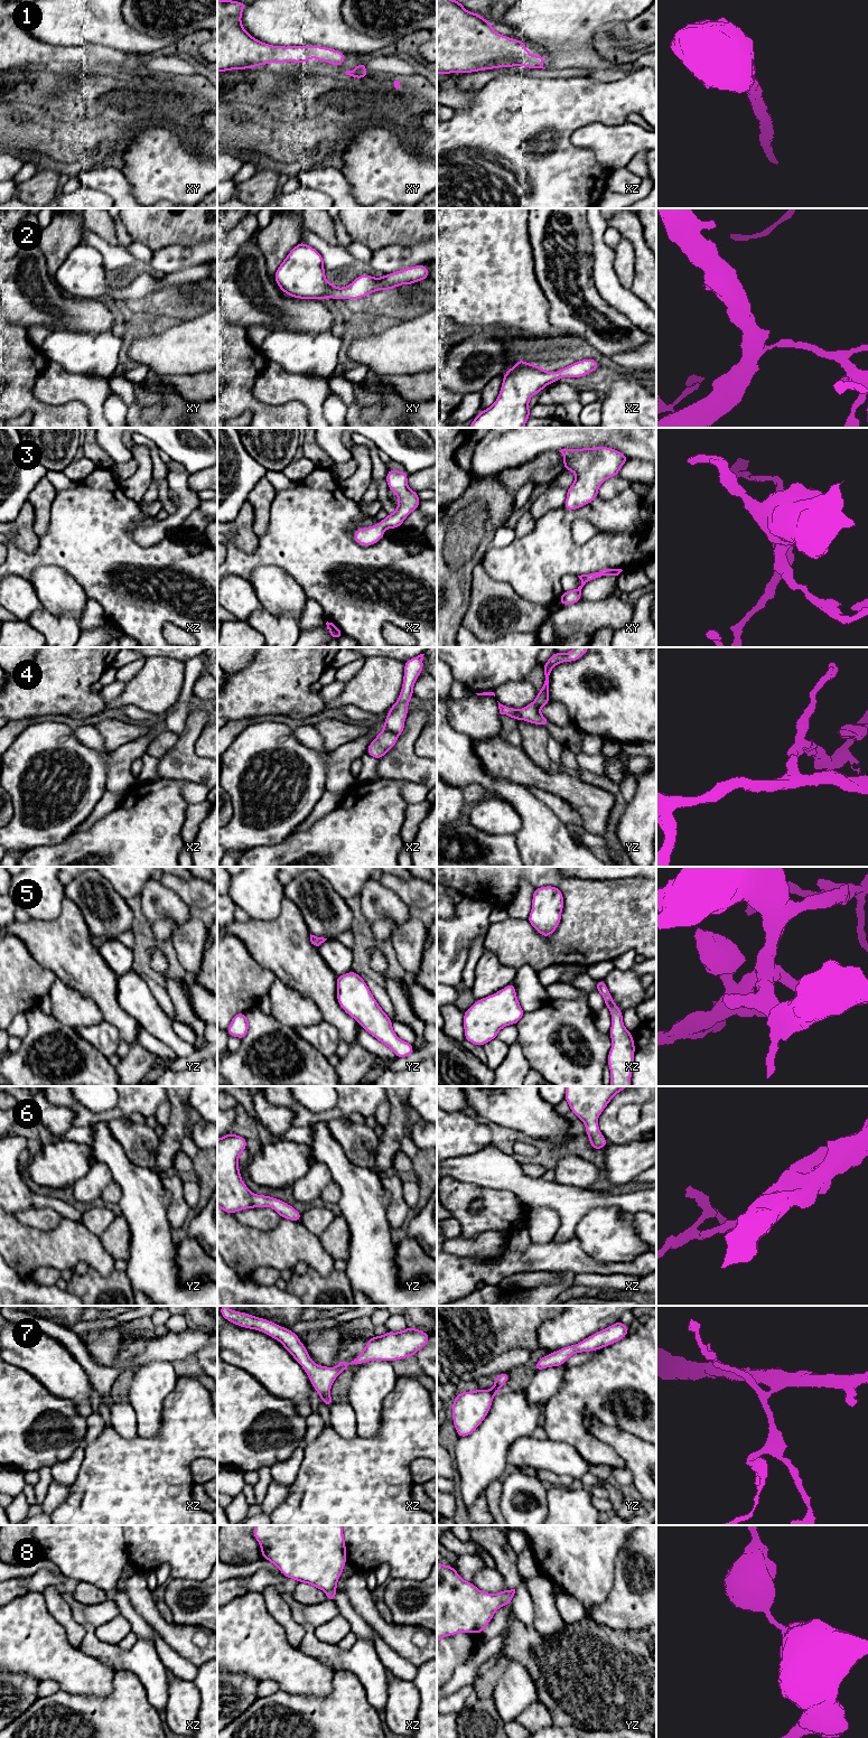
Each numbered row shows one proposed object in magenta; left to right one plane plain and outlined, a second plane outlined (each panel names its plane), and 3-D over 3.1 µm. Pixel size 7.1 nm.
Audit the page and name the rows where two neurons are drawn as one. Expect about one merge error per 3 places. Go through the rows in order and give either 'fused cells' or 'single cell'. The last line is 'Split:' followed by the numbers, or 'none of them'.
1: single cell
2: single cell
3: single cell
4: fused cells
5: single cell
6: single cell
7: single cell
8: single cell
Split: 4

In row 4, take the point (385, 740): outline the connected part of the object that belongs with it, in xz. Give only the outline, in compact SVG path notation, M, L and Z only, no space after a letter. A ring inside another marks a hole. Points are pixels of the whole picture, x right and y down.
M383 729L374 740L368 745L366 753L381 759L389 750L391 750L398 741L398 735Z

